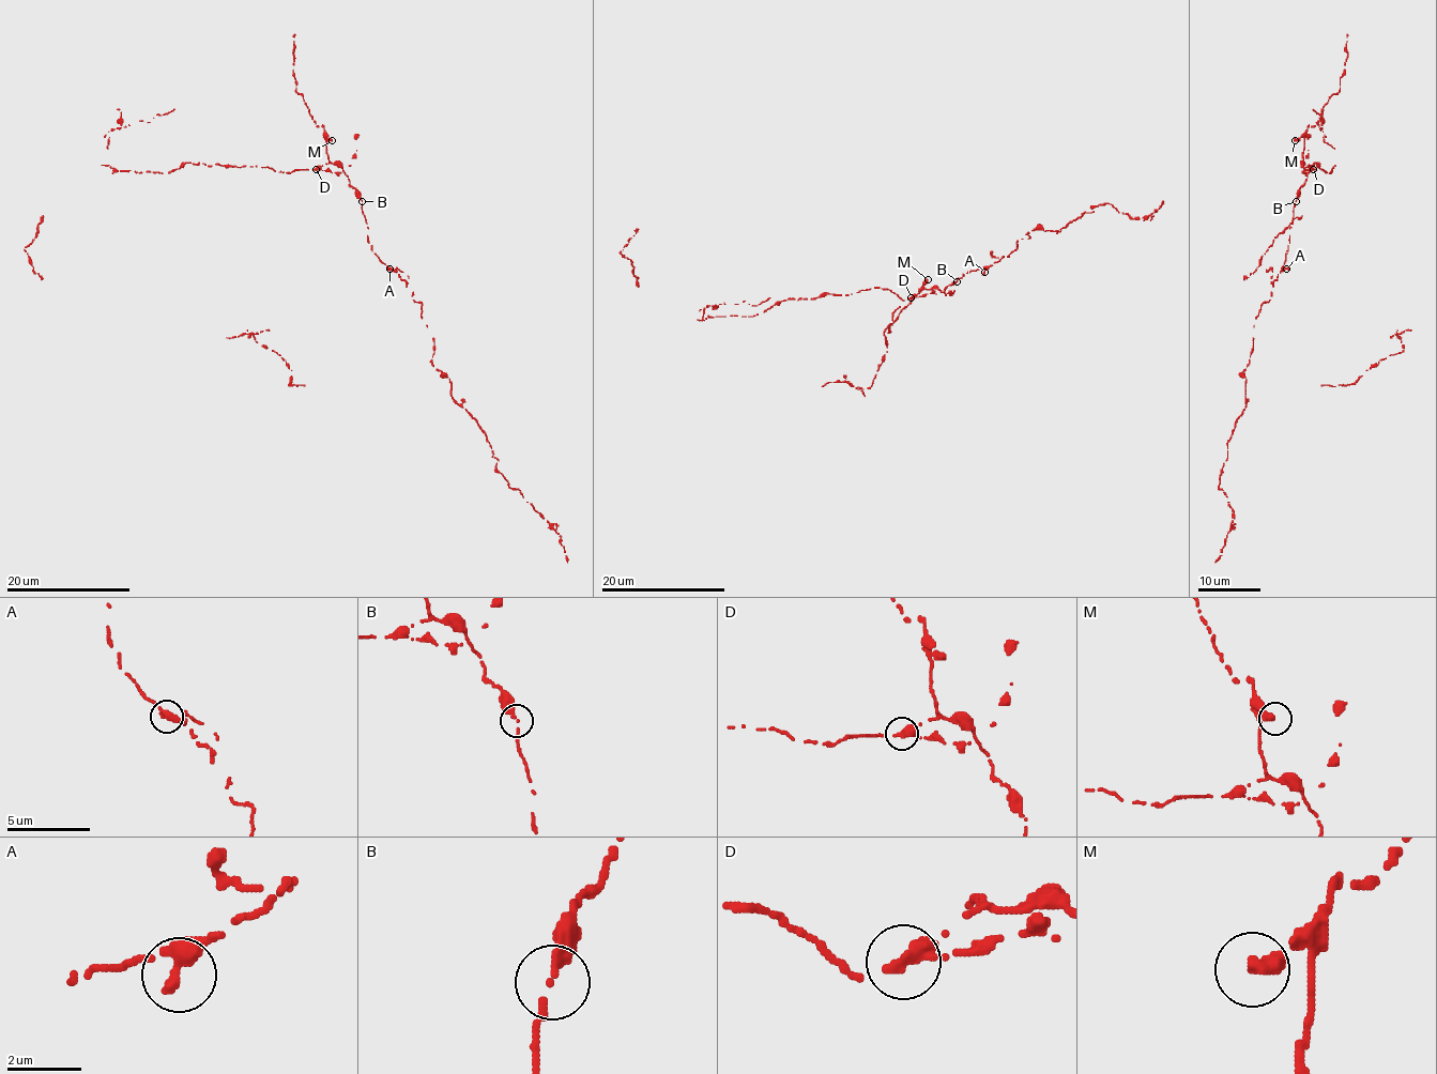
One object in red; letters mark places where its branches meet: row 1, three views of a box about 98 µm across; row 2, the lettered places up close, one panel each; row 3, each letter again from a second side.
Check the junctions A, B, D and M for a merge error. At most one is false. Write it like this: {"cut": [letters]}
{"cut": ["D"]}

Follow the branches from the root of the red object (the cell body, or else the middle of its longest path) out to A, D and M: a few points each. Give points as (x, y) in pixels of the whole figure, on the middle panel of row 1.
A: (957, 281), (971, 270), (983, 269), (984, 272)
D: (957, 281), (943, 292), (933, 290), (911, 298)
M: (957, 281), (942, 292), (921, 289), (928, 279)

